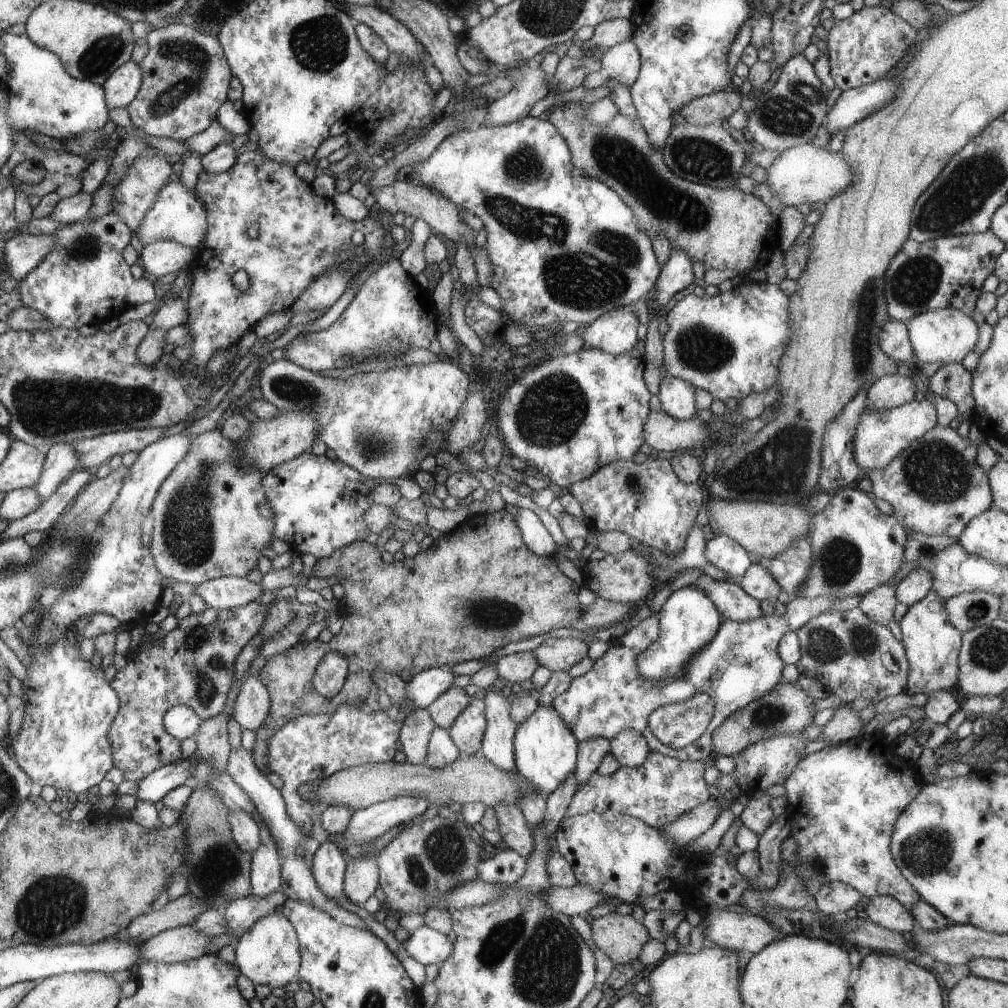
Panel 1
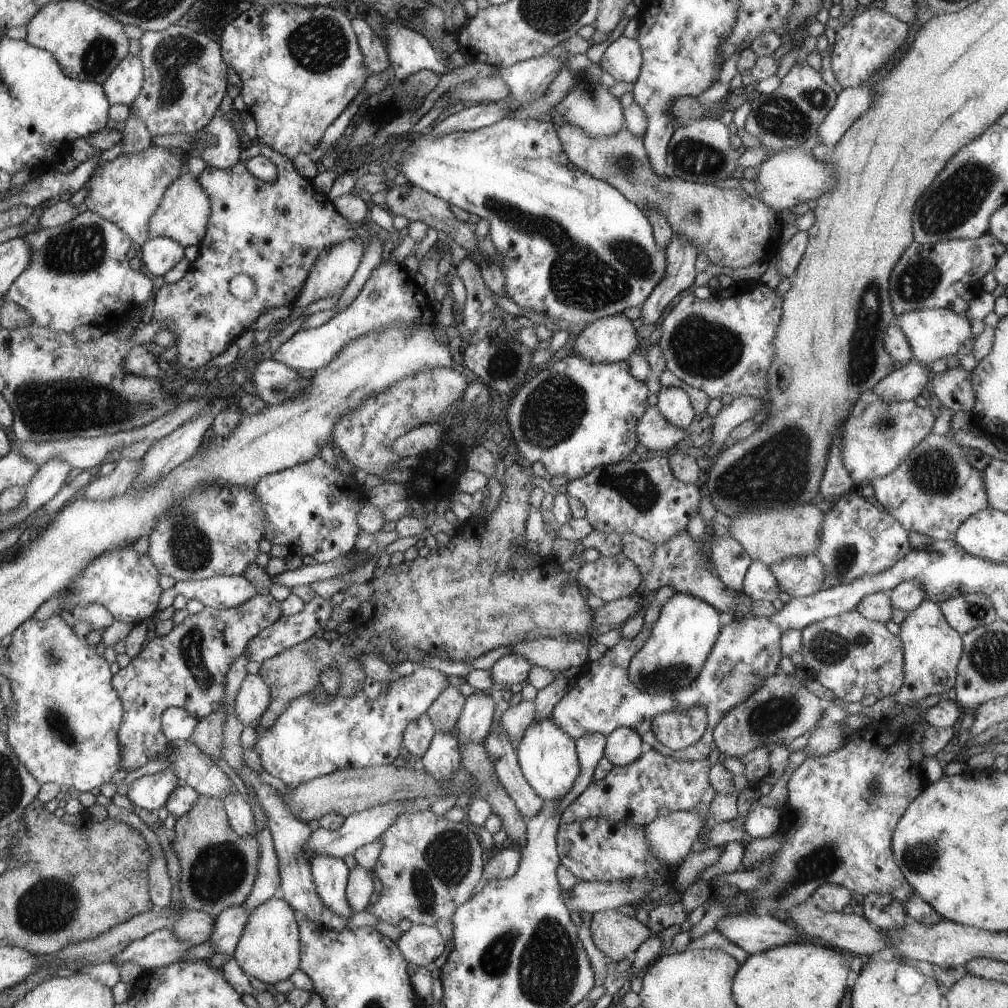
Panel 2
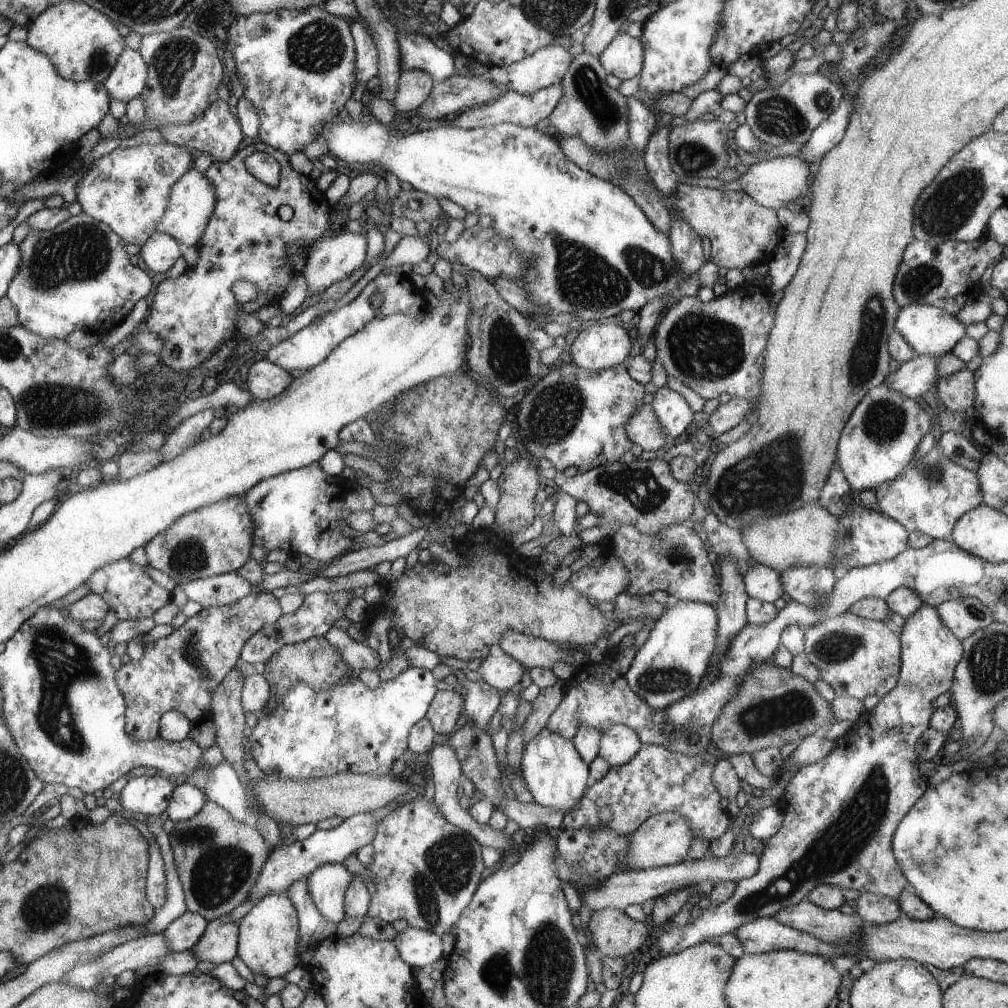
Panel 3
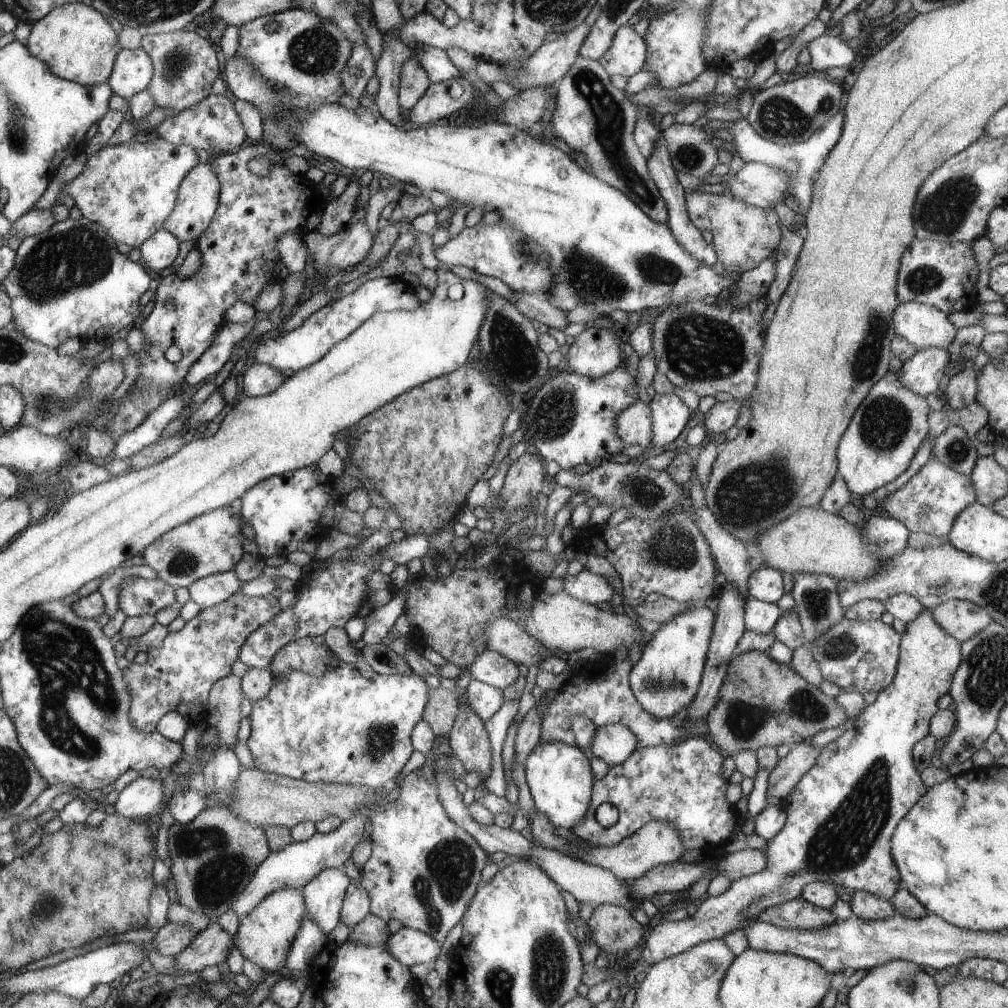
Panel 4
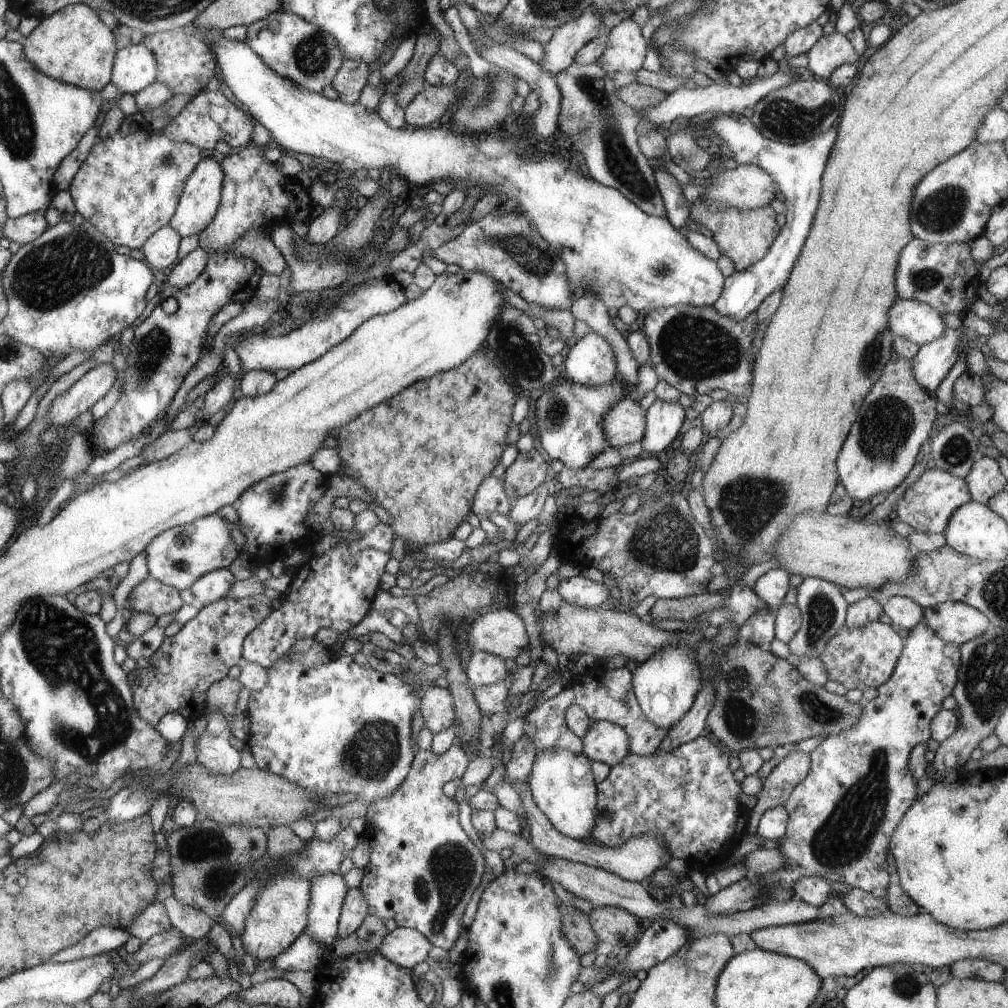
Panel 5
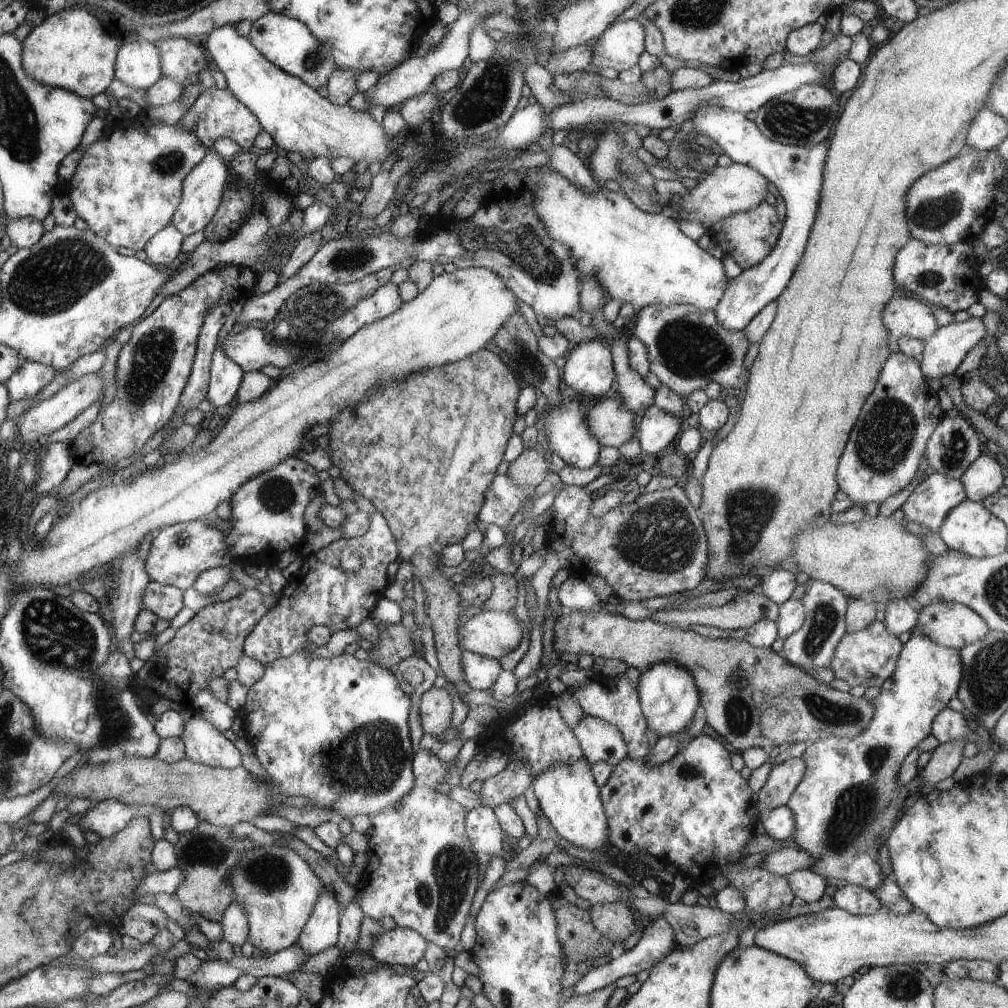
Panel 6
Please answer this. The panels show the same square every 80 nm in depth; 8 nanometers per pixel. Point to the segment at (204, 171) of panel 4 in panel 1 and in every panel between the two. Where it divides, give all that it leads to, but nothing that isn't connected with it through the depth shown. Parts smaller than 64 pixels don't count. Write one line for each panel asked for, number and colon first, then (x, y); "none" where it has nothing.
1: (179, 215)
2: (183, 215)
3: (191, 206)

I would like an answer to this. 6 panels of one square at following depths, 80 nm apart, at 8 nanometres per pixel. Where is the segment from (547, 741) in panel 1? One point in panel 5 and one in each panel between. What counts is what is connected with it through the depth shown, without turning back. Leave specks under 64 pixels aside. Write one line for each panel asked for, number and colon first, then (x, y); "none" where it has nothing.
2: (547, 755)
3: (556, 774)
4: (560, 779)
5: (561, 782)

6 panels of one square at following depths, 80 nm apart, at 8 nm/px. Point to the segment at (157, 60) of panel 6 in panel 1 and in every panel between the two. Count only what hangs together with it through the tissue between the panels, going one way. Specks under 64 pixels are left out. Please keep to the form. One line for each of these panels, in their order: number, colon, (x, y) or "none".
1: (121, 89)
2: (124, 85)
3: (129, 78)
4: (133, 71)
5: (135, 68)

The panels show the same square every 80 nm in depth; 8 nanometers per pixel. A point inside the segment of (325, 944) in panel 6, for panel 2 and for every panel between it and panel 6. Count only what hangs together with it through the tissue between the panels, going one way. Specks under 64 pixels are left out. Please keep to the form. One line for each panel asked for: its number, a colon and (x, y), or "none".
2: (330, 874)
3: (327, 884)
4: (324, 895)
5: (329, 889)

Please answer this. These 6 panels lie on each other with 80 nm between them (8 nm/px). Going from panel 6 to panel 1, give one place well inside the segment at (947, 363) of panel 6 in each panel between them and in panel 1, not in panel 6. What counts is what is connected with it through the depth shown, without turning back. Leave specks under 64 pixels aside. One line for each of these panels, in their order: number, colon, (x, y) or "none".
1: (890, 391)
2: (905, 384)
3: (914, 378)
4: (921, 374)
5: (933, 361)

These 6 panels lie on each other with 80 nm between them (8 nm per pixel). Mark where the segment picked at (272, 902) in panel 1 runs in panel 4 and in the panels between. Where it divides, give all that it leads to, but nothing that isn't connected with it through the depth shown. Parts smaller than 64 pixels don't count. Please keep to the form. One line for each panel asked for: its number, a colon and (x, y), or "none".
2: (230, 923)
3: (218, 944)
4: (211, 947)

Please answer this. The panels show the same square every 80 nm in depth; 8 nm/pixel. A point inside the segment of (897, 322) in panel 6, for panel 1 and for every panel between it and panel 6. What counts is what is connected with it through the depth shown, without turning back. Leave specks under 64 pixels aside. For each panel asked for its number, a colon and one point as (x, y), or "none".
1: (946, 335)
2: (933, 334)
3: (929, 330)
4: (923, 326)
5: (919, 323)

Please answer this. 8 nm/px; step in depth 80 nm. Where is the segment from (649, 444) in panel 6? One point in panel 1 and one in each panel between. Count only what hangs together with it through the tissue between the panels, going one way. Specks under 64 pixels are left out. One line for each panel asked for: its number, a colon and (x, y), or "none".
1: (676, 397)
2: (673, 402)
3: (673, 412)
4: (669, 413)
5: (664, 419)

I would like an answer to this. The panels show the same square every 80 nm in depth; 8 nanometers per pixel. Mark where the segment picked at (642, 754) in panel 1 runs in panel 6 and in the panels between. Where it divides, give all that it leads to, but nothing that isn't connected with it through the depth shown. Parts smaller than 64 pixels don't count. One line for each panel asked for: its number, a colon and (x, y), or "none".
2: (624, 746)
3: (619, 744)
4: (615, 742)
5: (604, 741)
6: (602, 741)

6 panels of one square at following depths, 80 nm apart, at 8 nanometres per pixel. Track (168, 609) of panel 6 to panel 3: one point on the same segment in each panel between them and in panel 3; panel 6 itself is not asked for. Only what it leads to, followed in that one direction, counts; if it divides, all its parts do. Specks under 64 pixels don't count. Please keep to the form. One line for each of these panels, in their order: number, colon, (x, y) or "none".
3: (126, 587)
4: (137, 596)
5: (151, 596)

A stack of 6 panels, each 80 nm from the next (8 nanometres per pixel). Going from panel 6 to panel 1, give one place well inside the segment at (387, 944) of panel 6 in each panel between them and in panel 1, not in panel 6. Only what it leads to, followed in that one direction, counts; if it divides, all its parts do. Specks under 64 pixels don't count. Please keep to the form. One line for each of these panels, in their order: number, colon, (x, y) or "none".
1: (427, 946)
2: (422, 944)
3: (419, 947)
4: (410, 946)
5: (406, 947)

